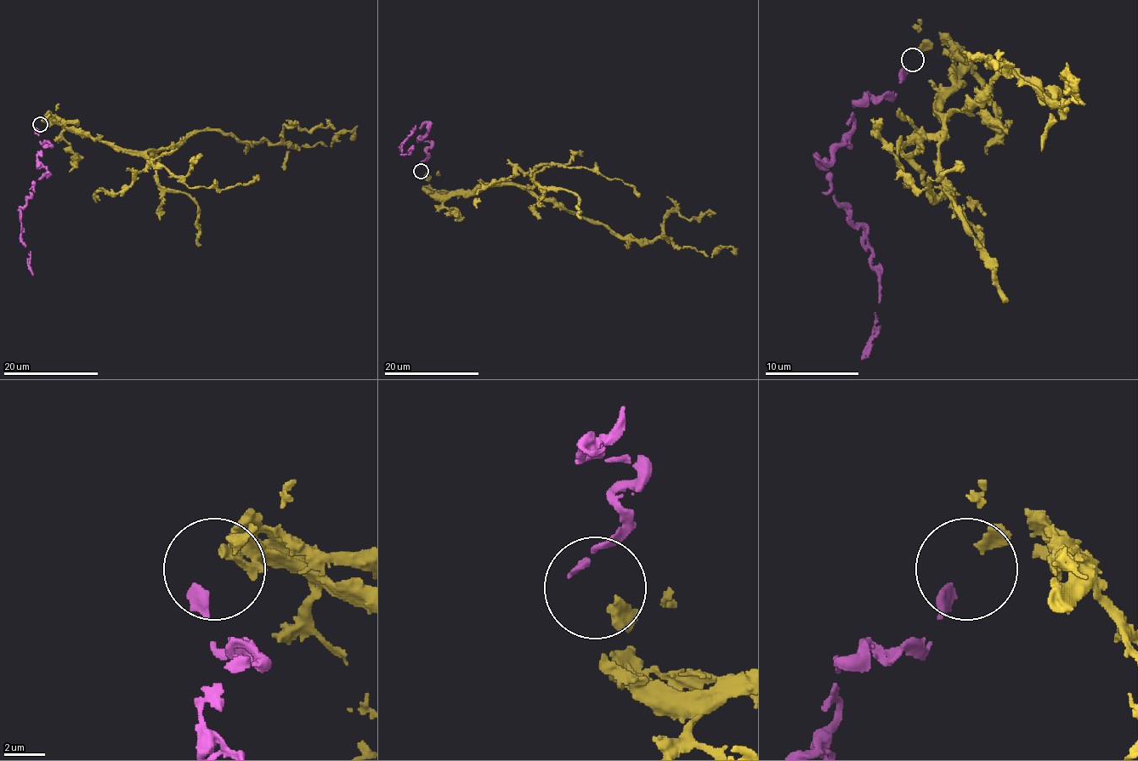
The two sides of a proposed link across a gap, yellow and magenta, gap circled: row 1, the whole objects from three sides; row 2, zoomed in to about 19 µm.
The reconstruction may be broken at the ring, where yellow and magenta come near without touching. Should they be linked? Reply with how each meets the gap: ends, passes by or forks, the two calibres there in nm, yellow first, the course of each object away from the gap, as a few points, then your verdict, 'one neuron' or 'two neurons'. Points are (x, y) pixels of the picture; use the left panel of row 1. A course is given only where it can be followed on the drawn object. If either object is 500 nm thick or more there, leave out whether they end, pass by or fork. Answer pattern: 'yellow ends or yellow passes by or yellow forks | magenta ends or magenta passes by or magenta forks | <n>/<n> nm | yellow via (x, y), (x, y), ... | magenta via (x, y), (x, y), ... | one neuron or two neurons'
yellow ends | magenta ends | 480/440 nm | yellow via (44, 121), (53, 114), (126, 150), (173, 147), (206, 131), (300, 147), (330, 146), (350, 132), (353, 140) | magenta via (36, 127), (40, 141), (50, 144), (37, 156), (47, 172), (20, 210), (20, 241), (32, 275) | one neuron

